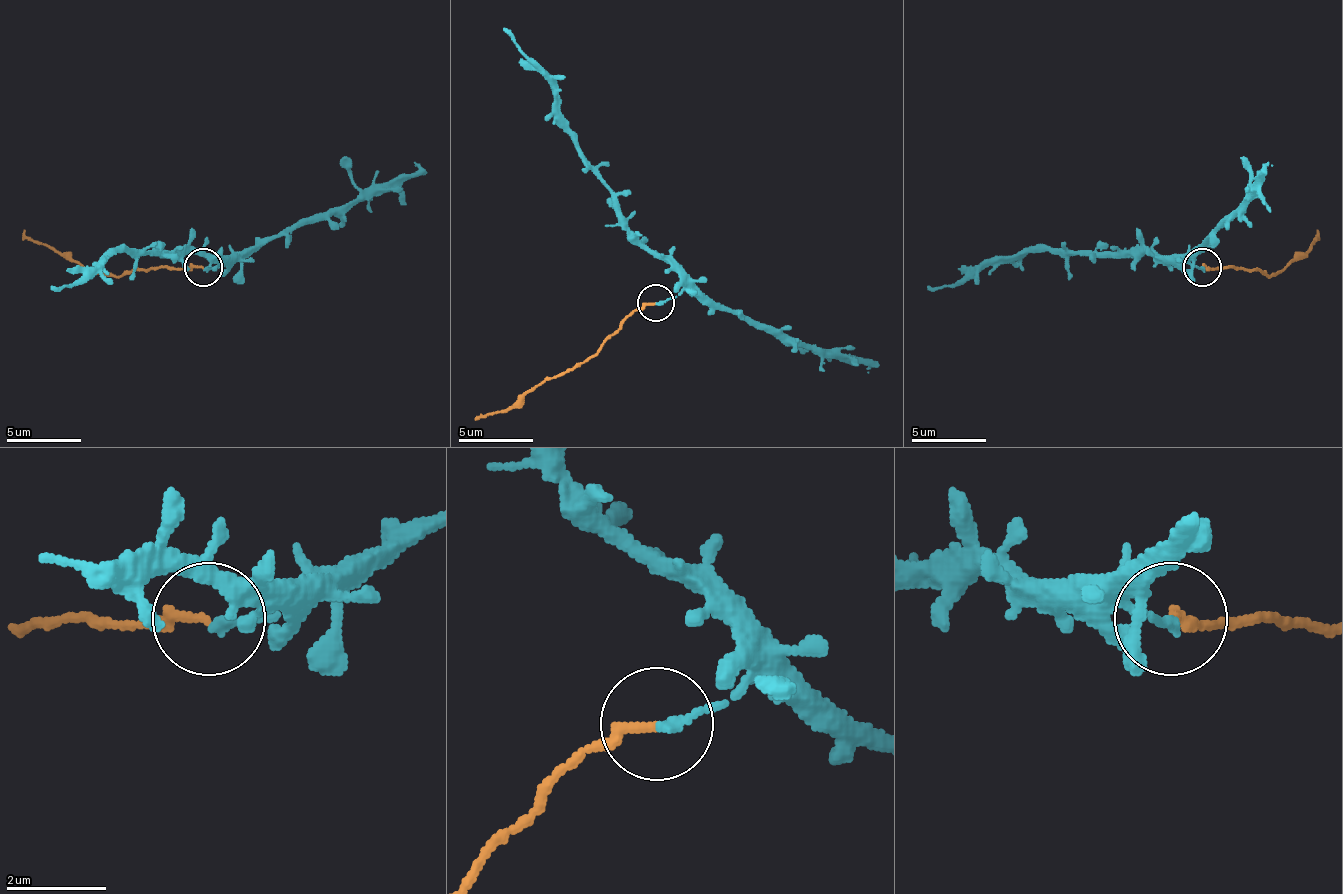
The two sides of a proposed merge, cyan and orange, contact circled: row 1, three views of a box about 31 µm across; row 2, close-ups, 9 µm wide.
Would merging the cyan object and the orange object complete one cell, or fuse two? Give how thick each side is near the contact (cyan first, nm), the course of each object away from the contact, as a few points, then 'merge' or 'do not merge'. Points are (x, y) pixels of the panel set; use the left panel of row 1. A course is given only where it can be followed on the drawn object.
calibres 180 and 200 nm; course cyan (204, 266), (223, 270), (226, 266), (174, 251), (117, 251), (72, 285), (50, 285); course orange (204, 266), (151, 266), (110, 277), (68, 262), (53, 247), (35, 243), (23, 228); do not merge

